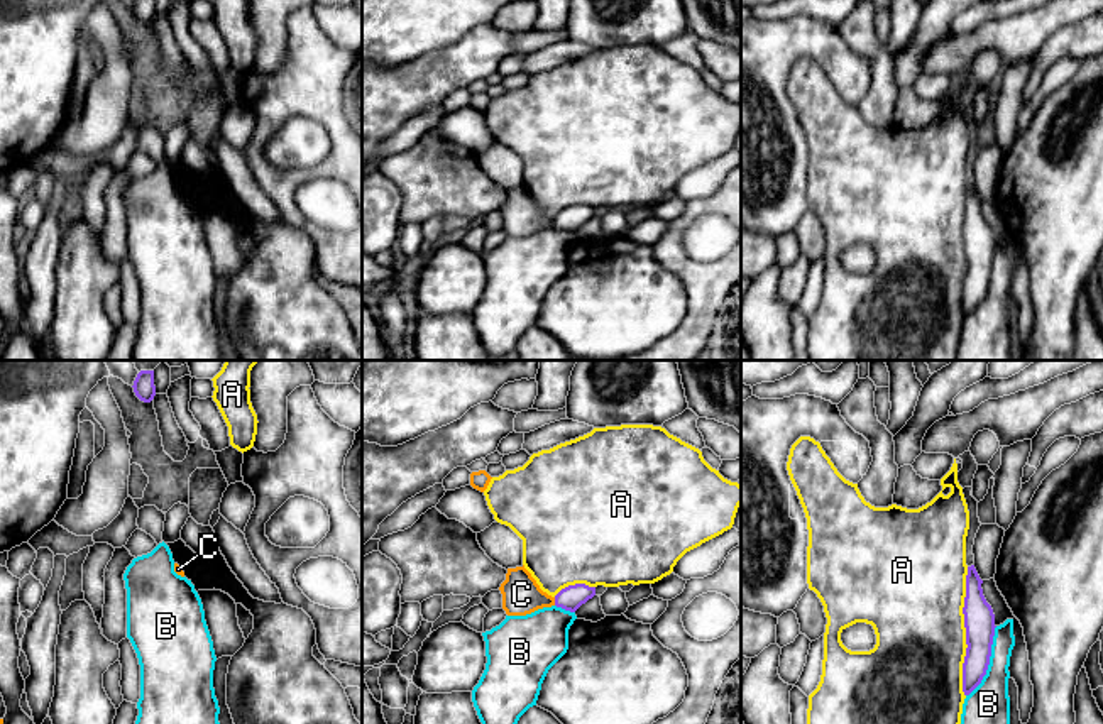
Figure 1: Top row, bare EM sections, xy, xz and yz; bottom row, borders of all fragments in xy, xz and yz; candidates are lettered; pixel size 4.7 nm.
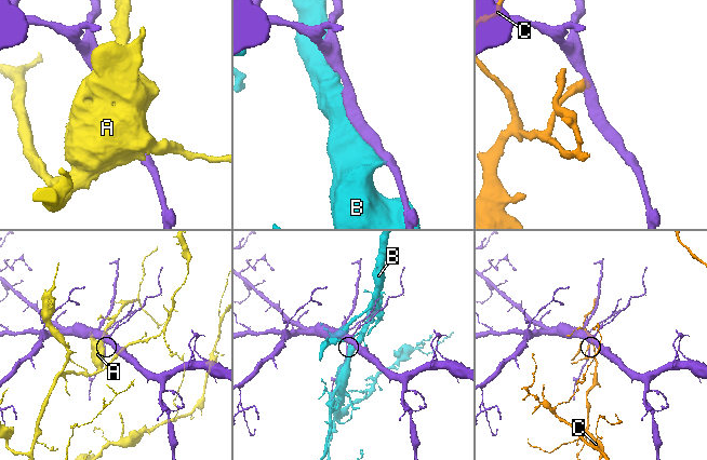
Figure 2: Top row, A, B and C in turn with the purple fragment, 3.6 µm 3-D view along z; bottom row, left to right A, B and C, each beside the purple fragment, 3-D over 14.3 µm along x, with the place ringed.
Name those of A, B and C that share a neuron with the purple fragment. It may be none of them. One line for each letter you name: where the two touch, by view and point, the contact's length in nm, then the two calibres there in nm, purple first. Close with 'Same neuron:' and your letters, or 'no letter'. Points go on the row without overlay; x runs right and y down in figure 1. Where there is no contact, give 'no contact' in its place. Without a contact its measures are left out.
Same neuron: no letter

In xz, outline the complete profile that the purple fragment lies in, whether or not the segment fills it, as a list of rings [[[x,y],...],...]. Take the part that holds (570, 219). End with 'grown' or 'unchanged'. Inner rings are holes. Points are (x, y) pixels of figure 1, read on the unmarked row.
[[[575,205],[562,210],[555,217],[555,227],[575,233],[582,225],[595,217],[595,208]]] | unchanged

